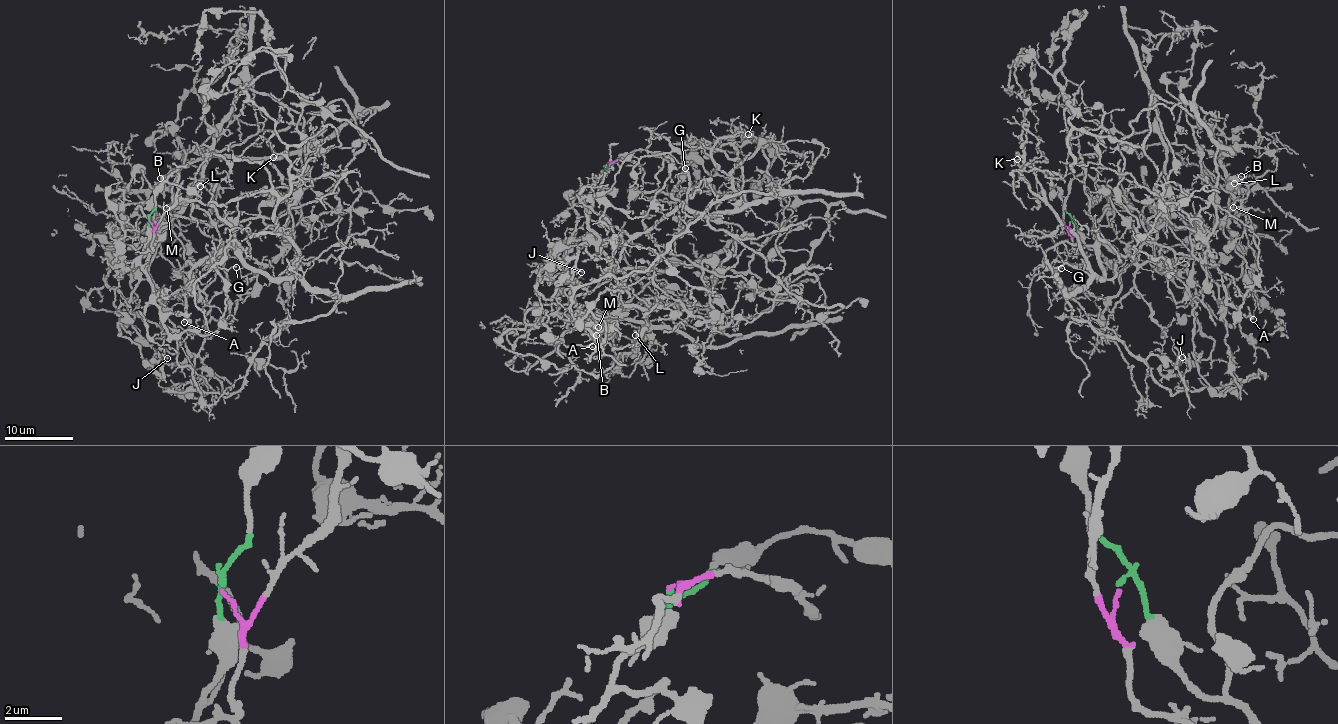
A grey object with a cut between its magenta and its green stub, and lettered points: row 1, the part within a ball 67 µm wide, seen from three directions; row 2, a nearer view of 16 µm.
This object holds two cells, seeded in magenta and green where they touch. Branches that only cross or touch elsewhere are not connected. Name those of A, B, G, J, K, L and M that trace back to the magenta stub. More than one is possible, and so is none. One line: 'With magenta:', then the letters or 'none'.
With magenta: G, K

